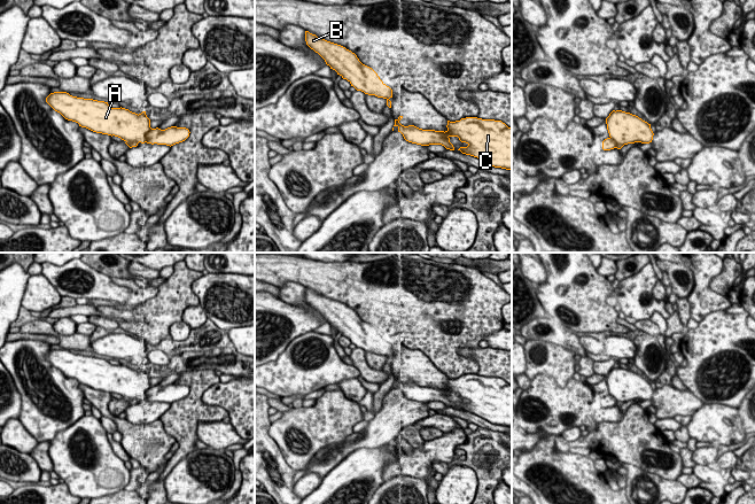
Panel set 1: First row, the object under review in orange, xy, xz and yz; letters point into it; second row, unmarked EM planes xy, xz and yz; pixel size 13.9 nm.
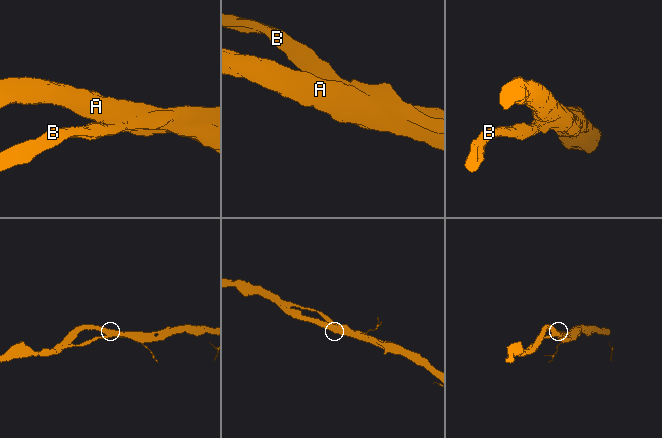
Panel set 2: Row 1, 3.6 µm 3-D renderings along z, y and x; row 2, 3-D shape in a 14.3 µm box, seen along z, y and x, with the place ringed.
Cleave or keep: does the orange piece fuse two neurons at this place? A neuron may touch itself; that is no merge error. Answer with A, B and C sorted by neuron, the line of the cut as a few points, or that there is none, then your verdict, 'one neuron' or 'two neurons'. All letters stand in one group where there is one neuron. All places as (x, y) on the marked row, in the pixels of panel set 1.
A B C; no cut; one neuron

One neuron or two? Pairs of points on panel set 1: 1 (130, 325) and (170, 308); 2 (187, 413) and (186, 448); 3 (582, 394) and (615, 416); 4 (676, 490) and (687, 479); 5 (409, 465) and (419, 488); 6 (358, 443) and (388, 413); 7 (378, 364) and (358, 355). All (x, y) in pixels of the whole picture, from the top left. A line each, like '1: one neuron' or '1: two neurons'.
1: one neuron
2: one neuron
3: two neurons
4: two neurons
5: two neurons
6: one neuron
7: two neurons

